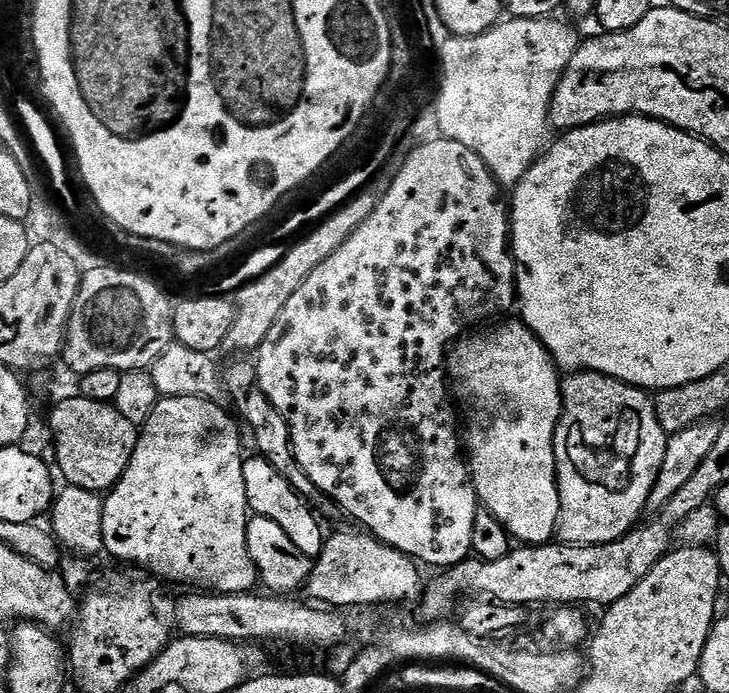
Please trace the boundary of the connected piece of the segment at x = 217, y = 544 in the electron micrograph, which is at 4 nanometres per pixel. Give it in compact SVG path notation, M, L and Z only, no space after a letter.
M163 397L157 399L156 408L148 415L136 438L136 449L130 458L130 466L122 474L122 478L103 497L104 513L102 514L102 538L104 552L117 556L128 564L137 564L164 580L177 580L180 584L201 584L201 589L215 590L217 593L247 592L257 583L258 573L252 559L248 556L246 546L246 530L249 517L246 515L248 499L246 498L246 482L242 478L246 453L240 449L240 432L236 429L237 421L227 416L220 409L221 405L214 400L202 397Z

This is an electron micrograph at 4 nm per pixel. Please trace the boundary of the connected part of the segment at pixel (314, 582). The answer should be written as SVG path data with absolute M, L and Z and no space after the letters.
M356 530L360 532L336 532L327 537L324 542L324 549L322 550L322 554L318 557L315 557L312 573L310 574L310 578L308 579L306 585L306 592L309 592L310 595L313 596L311 599L313 601L319 602L324 606L331 606L336 610L356 610L356 607L359 604L396 604L399 600L412 600L415 601L417 597L421 595L422 592L422 583L420 584L420 572L421 569L418 567L417 561L413 560L411 556L405 554L405 552L399 552L396 548L392 548L389 544L383 544L380 540L377 540L375 536L369 534L364 530Z

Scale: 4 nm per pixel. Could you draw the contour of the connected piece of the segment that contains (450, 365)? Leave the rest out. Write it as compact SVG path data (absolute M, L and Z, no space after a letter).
M505 319L493 323L487 330L461 336L448 350L446 376L455 403L468 411L466 463L477 501L501 523L513 541L531 546L549 543L556 536L556 524L560 521L560 491L556 485L556 426L562 411L562 376L552 355L544 349L538 337L525 326L523 319L515 319Z

